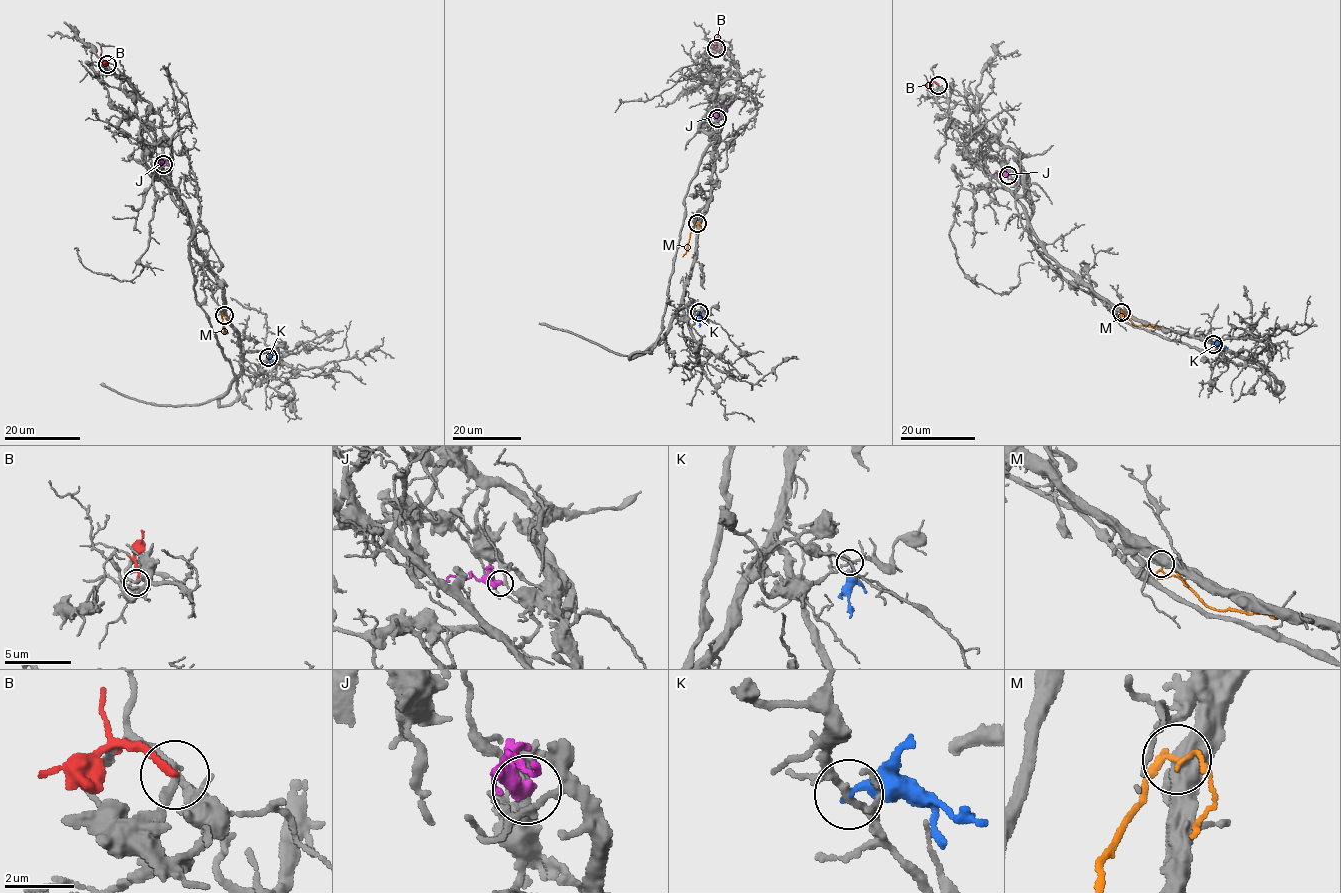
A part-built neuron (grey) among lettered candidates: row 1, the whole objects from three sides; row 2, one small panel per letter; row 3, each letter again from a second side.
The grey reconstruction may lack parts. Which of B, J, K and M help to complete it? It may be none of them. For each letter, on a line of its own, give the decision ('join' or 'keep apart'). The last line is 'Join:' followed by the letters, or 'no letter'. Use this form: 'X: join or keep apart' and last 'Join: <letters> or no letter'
B: keep apart
J: keep apart
K: keep apart
M: keep apart
Join: no letter

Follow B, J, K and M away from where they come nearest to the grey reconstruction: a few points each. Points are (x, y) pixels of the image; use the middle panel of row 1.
B: (716, 48), (718, 34)
J: (716, 118), (718, 111), (724, 106)
K: (700, 312), (700, 326)
M: (697, 223), (682, 256)

